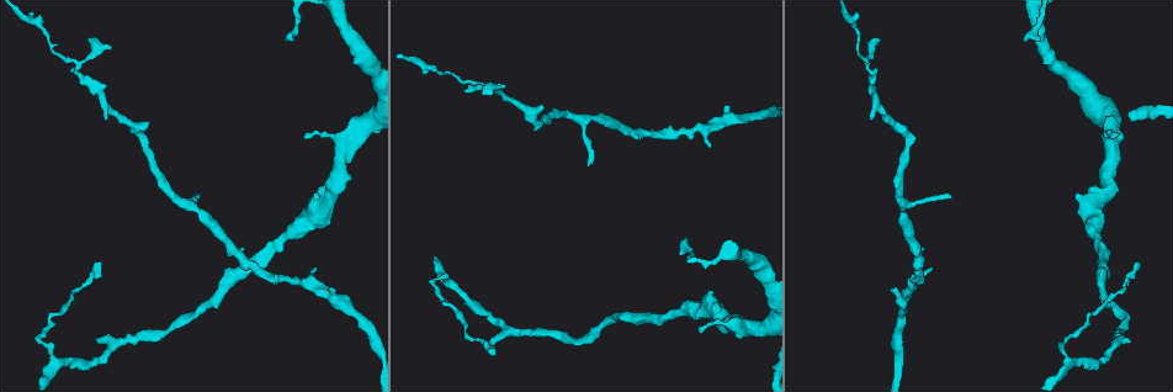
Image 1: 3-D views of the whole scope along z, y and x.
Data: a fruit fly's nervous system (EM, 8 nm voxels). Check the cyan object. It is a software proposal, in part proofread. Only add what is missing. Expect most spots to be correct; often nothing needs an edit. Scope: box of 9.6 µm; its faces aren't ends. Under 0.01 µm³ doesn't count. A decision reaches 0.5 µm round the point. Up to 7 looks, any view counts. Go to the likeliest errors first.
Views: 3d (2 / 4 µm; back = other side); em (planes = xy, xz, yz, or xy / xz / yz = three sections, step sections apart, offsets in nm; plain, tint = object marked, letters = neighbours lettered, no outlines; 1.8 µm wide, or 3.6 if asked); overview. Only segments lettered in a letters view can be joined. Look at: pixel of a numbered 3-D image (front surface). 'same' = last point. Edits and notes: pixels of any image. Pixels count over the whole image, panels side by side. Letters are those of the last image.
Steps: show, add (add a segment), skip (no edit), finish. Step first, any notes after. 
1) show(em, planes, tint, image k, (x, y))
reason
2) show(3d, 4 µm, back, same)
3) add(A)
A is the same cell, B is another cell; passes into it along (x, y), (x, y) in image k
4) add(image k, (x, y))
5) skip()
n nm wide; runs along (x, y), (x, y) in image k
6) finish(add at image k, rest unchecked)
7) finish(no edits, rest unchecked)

show(3d, 2 µm, image 1, (288, 37))
an open end

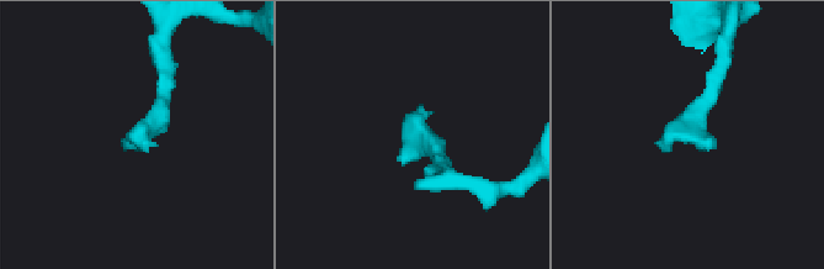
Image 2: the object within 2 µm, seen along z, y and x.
show(em, planes, letters, image 2, (145, 145))

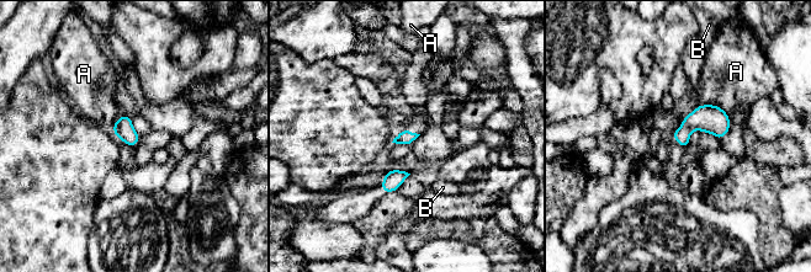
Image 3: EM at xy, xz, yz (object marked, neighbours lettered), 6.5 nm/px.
skip()
A and B are other cells; border along (696, 105), (717, 105), (730, 116) in image 3; none of them fits

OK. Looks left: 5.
show(em, planes, letters, image 1, (1138, 263))
end of a long branch

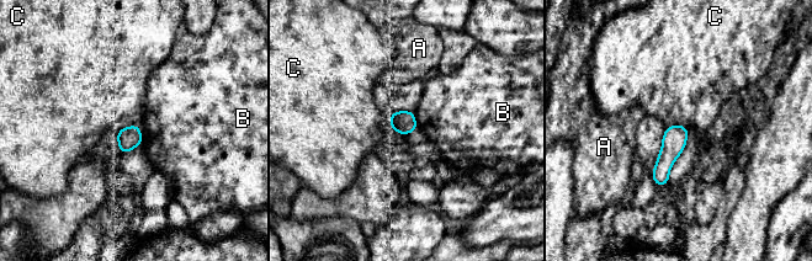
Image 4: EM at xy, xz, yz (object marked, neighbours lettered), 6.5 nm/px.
skip()
C touches over 140 nm; A, B and C are other cells; border along (686, 126), (665, 127) in image 4; no lettered segment goes on from it

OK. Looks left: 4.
show(em, planes, tint, image 1, (87, 38))
an open end

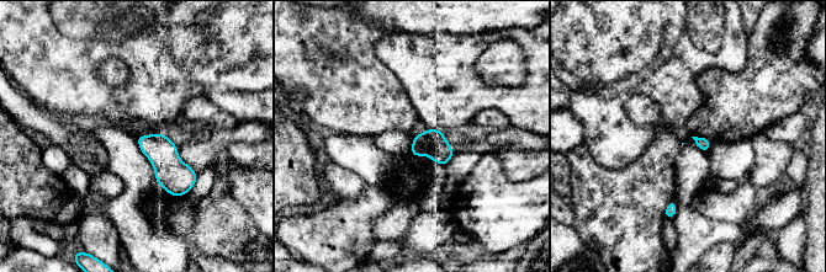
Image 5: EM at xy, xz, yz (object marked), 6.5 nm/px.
show(em, planes, letters, same)

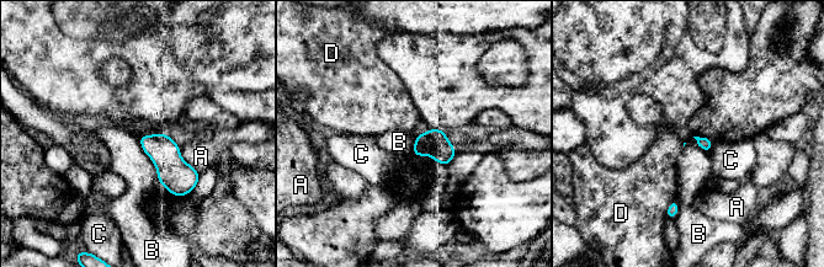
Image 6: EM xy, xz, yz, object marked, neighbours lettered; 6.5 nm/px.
skip()
80 nm wide; A, B, C and D are other cells; border along (138, 138), (158, 181) in image 6; no lettered segment goes on from it

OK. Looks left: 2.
finish(no edits, rest unchecked)

